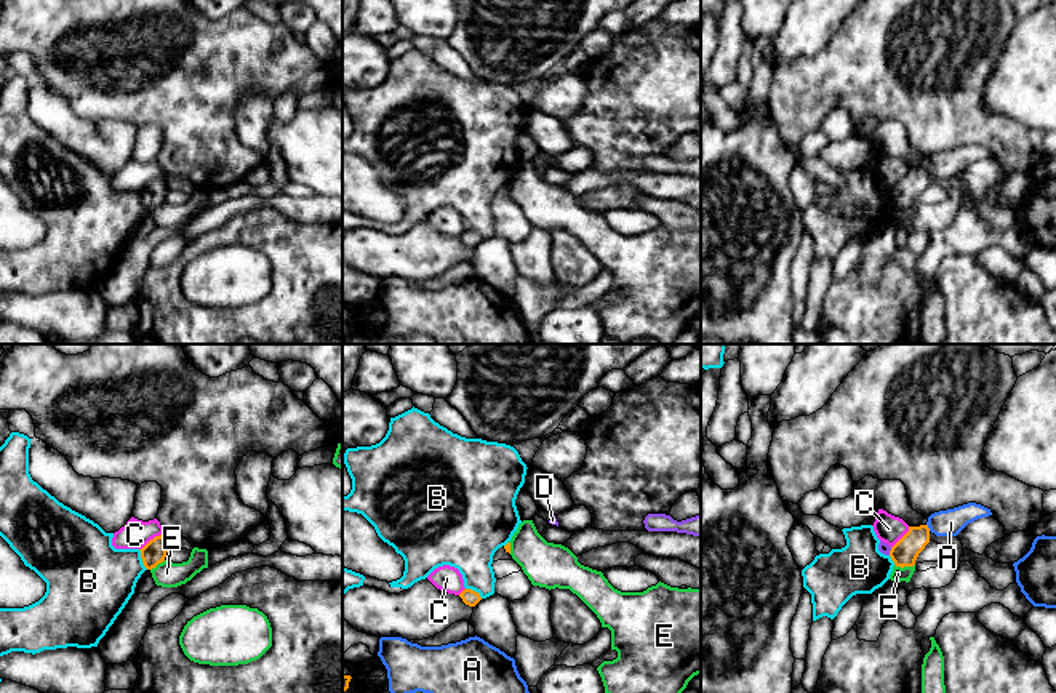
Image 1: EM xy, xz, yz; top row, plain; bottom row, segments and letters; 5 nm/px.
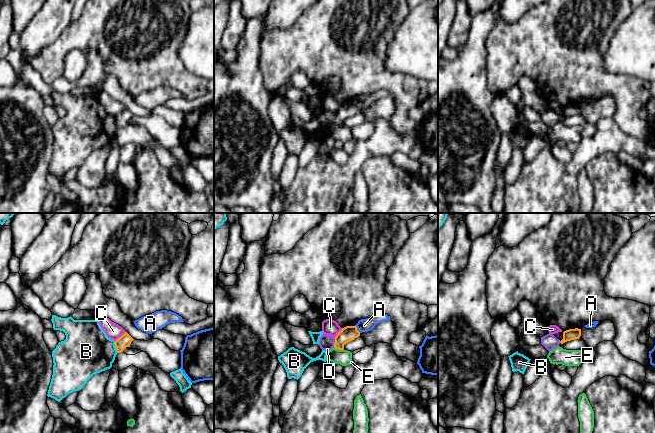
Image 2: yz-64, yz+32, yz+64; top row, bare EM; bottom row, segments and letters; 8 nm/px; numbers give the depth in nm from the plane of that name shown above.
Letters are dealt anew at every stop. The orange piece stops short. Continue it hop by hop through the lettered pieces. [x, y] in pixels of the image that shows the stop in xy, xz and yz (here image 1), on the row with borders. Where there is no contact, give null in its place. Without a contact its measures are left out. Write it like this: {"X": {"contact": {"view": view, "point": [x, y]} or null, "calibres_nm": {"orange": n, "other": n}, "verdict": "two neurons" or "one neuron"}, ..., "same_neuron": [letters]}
{"A": {"contact": {"view": "yz", "point": [927, 527]}, "calibres_nm": {"orange": 140, "other": 140}, "verdict": "two neurons"}, "B": {"contact": {"view": "xy", "point": [143, 559]}, "calibres_nm": {"orange": 120, "other": 360}, "verdict": "two neurons"}, "C": {"contact": {"view": "xy", "point": [151, 540]}, "calibres_nm": {"orange": 120, "other": 140}, "verdict": "two neurons"}, "D": {"contact": {"view": "yz", "point": [890, 551]}, "calibres_nm": {"orange": 140, "other": 60}, "verdict": "two neurons"}, "E": {"contact": {"view": "yz", "point": [904, 565]}, "calibres_nm": {"orange": 140, "other": 70}, "verdict": "two neurons"}, "same_neuron": []}

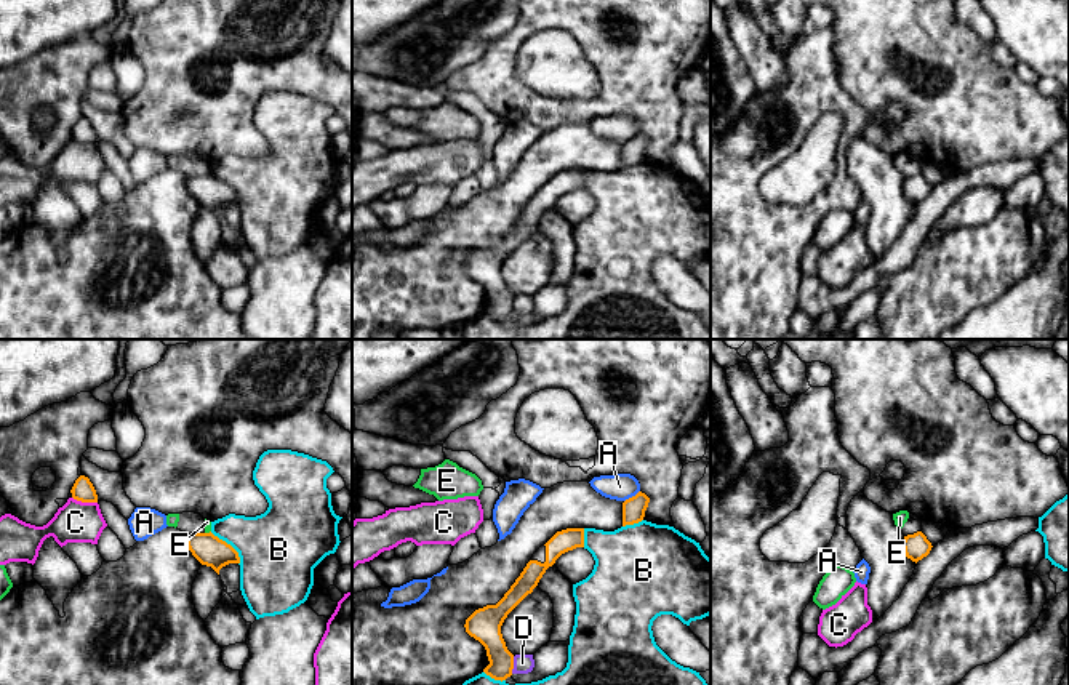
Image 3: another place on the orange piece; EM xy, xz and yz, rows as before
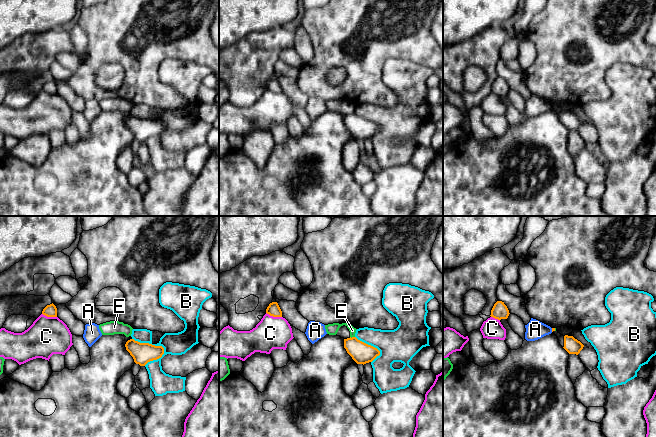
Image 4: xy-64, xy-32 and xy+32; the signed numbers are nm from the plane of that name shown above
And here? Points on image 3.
{"A": {"contact": {"view": "xz", "point": [632, 496]}, "calibres_nm": {"orange": 120, "other": 140}, "verdict": "two neurons"}, "B": {"contact": {"view": "xy", "point": [229, 544]}, "calibres_nm": {"orange": 160, "other": 400}, "verdict": "two neurons"}, "C": {"contact": {"view": "xy", "point": [85, 501]}, "calibres_nm": {"orange": 110, "other": 200}, "verdict": "two neurons"}, "D": {"contact": {"view": "xz", "point": [512, 664]}, "calibres_nm": {"orange": 170, "other": 100}, "verdict": "two neurons"}, "E": {"contact": {"view": "xy", "point": [207, 533]}, "calibres_nm": {"orange": 160, "other": 30}, "verdict": "two neurons"}, "same_neuron": []}

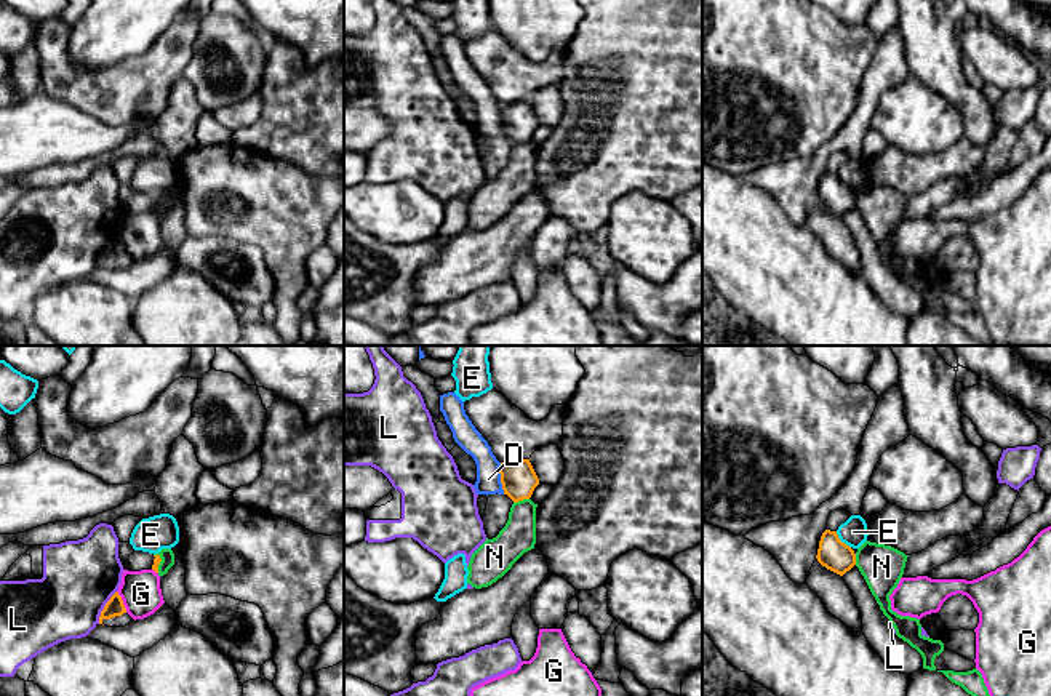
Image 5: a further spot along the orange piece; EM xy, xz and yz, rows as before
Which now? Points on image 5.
{"D": {"contact": {"view": "xz", "point": [501, 479]}, "calibres_nm": {"orange": 180, "other": 130}, "verdict": "two neurons"}, "E": {"contact": {"view": "yz", "point": [840, 541]}, "calibres_nm": {"orange": 160, "other": 140}, "verdict": "two neurons"}, "G": {"contact": {"view": "xy", "point": [122, 602]}, "calibres_nm": {"orange": 90, "other": 200}, "verdict": "two neurons"}, "L": {"contact": {"view": "xy", "point": [104, 607]}, "calibres_nm": {"orange": 90, "other": 360}, "verdict": "two neurons"}, "N": {"contact": {"view": "xz", "point": [520, 500]}, "calibres_nm": {"orange": 180, "other": 170}, "verdict": "two neurons"}, "same_neuron": []}

